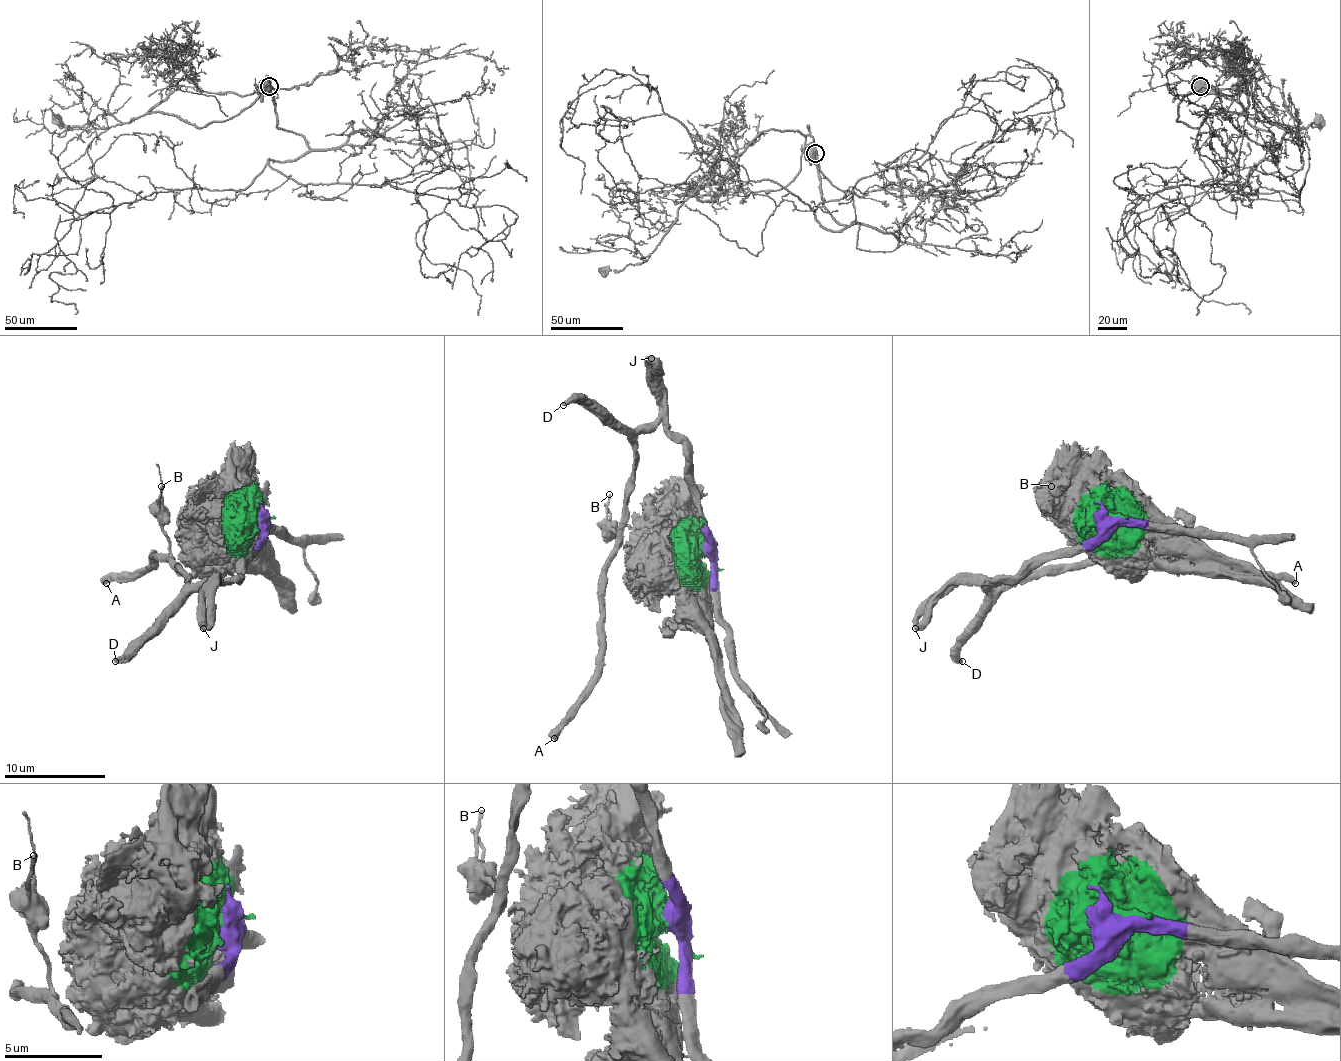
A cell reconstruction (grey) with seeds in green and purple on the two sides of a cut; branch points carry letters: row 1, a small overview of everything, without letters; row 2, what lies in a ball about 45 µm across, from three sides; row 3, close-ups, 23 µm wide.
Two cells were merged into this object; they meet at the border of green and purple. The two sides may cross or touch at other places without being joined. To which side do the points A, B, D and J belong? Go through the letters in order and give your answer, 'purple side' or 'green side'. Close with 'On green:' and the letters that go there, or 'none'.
A: purple side
B: purple side
D: purple side
J: purple side
On green: none

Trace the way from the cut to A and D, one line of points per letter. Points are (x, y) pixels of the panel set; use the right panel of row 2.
A: (1109, 520), (1096, 538), (1041, 553), (1010, 578), (980, 578), (1015, 586), (1132, 556), (1205, 558), (1296, 583)
D: (1109, 520), (1096, 538), (1041, 553), (1003, 578), (982, 578), (985, 616), (960, 647), (962, 662)

